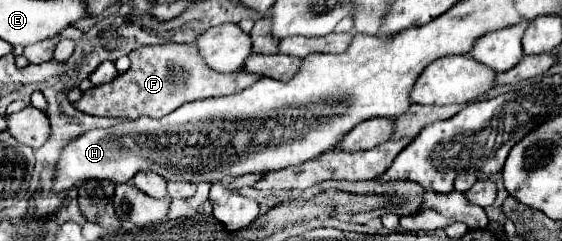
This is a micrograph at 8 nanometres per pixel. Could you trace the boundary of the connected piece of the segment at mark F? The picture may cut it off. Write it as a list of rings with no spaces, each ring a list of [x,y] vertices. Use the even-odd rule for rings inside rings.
[[[168,43],[168,45],[140,47],[130,53],[130,61],[132,65],[126,73],[118,75],[106,85],[98,85],[84,91],[82,99],[74,103],[76,109],[100,117],[124,117],[124,119],[136,119],[140,115],[164,117],[188,101],[238,93],[258,79],[258,75],[246,73],[242,69],[234,73],[212,71],[200,59],[194,45]]]

